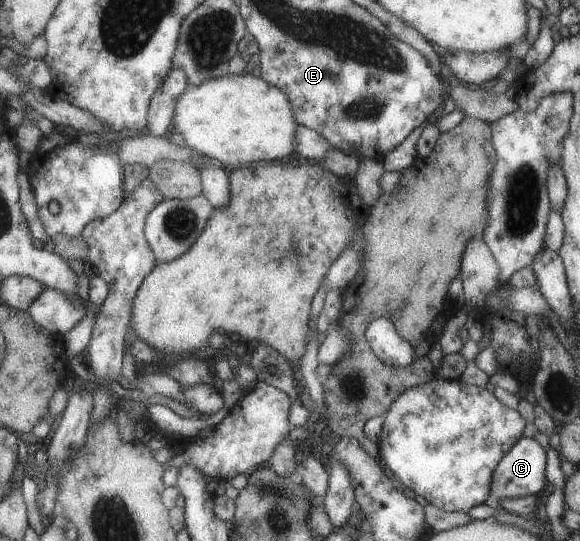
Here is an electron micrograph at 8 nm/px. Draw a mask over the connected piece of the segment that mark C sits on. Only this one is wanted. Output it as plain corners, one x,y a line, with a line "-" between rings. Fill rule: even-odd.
522,437
498,461
491,475
490,494
485,504
493,507
502,499
522,498
535,495
545,485
545,451
534,438

